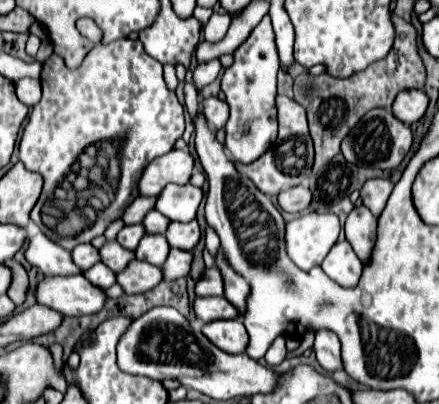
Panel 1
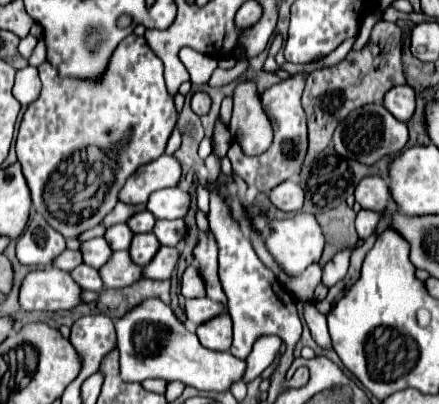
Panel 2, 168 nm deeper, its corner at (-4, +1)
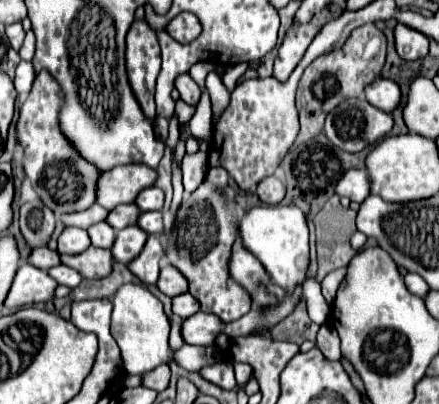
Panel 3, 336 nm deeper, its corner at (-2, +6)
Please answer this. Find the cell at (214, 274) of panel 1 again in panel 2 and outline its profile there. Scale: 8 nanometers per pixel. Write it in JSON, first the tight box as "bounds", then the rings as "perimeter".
{"bounds":[182,264,206,298],"perimeter":[[[190,264],[182,276],[182,294],[184,298],[204,298],[206,282],[196,264]]]}

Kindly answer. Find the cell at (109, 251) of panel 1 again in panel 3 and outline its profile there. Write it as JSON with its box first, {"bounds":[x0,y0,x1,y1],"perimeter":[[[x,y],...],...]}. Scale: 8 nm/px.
{"bounds":[58,227,90,253],"perimeter":[[[64,227],[58,237],[58,251],[60,253],[82,253],[82,249],[90,247],[88,233],[78,227]]]}

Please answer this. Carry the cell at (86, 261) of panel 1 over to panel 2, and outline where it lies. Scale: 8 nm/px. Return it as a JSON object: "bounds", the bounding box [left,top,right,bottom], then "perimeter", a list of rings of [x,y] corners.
{"bounds":[56,250,82,270],"perimeter":[[[64,250],[64,254],[60,254],[60,258],[56,258],[56,268],[60,270],[74,270],[76,266],[80,266],[82,260],[82,252],[80,250]]]}

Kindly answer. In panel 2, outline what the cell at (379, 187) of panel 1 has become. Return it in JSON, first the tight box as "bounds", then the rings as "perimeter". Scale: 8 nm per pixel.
{"bounds":[354,176,390,212],"perimeter":[[[370,176],[370,178],[364,178],[356,186],[354,196],[362,208],[368,208],[374,212],[380,212],[380,210],[384,212],[386,202],[390,198],[390,186],[380,176]]]}

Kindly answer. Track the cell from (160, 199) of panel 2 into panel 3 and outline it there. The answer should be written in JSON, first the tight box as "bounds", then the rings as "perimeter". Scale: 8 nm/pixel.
{"bounds":[134,187,164,211],"perimeter":[[[146,187],[138,193],[134,203],[140,211],[160,211],[164,205],[164,191],[160,191],[158,187]]]}

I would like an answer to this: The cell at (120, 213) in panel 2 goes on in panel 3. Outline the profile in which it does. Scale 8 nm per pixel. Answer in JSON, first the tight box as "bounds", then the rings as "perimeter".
{"bounds":[60,205,106,229],"perimeter":[[[92,205],[84,211],[78,211],[78,213],[64,213],[60,215],[60,221],[64,225],[74,225],[74,227],[82,227],[82,229],[88,229],[90,225],[98,223],[98,221],[104,221],[106,219],[106,209],[102,209],[100,205]]]}

